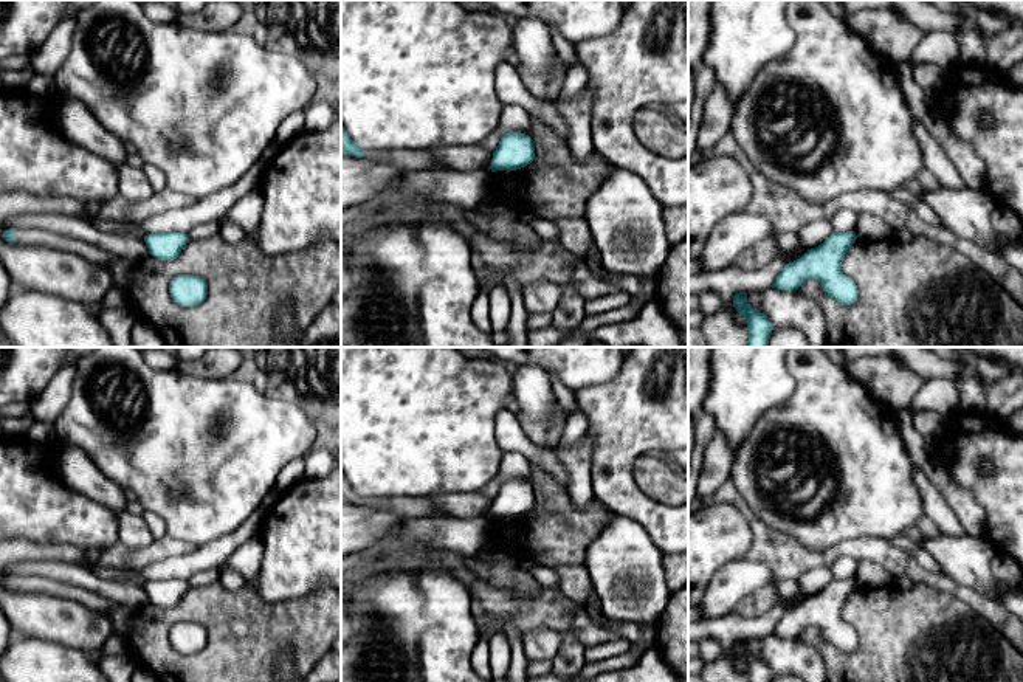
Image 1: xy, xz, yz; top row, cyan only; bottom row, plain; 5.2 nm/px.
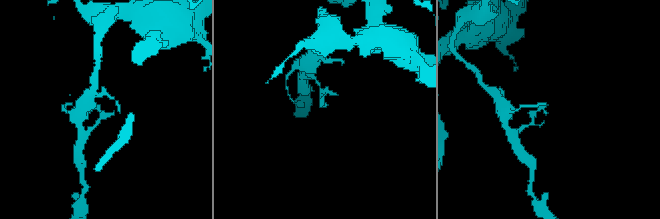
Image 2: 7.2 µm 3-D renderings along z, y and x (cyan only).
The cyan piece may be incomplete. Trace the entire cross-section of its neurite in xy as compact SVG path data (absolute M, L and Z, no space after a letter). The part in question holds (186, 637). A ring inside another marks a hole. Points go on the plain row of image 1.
M178 622L169 631L169 640L175 651L192 654L202 651L208 643L208 632L203 625Z

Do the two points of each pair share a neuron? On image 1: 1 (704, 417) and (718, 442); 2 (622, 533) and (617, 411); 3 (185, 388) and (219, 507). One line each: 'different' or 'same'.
1: different
2: different
3: same

